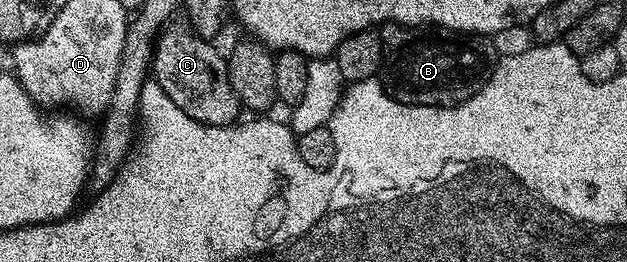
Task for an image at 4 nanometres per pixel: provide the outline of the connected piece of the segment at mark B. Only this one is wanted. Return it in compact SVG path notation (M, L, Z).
M385 22L379 27L384 53L383 77L392 97L411 106L458 106L470 100L488 83L497 55L492 55L492 46L487 37L479 34L461 34L443 28L423 26L402 26L398 22Z

